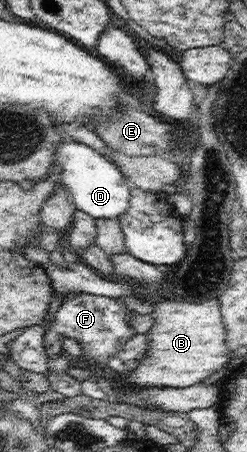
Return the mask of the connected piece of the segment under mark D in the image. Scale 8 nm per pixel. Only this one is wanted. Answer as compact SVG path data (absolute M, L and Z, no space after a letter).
M61 143L55 155L54 166L60 165L59 182L68 189L75 208L93 219L114 219L128 208L131 185L113 162L83 143Z

